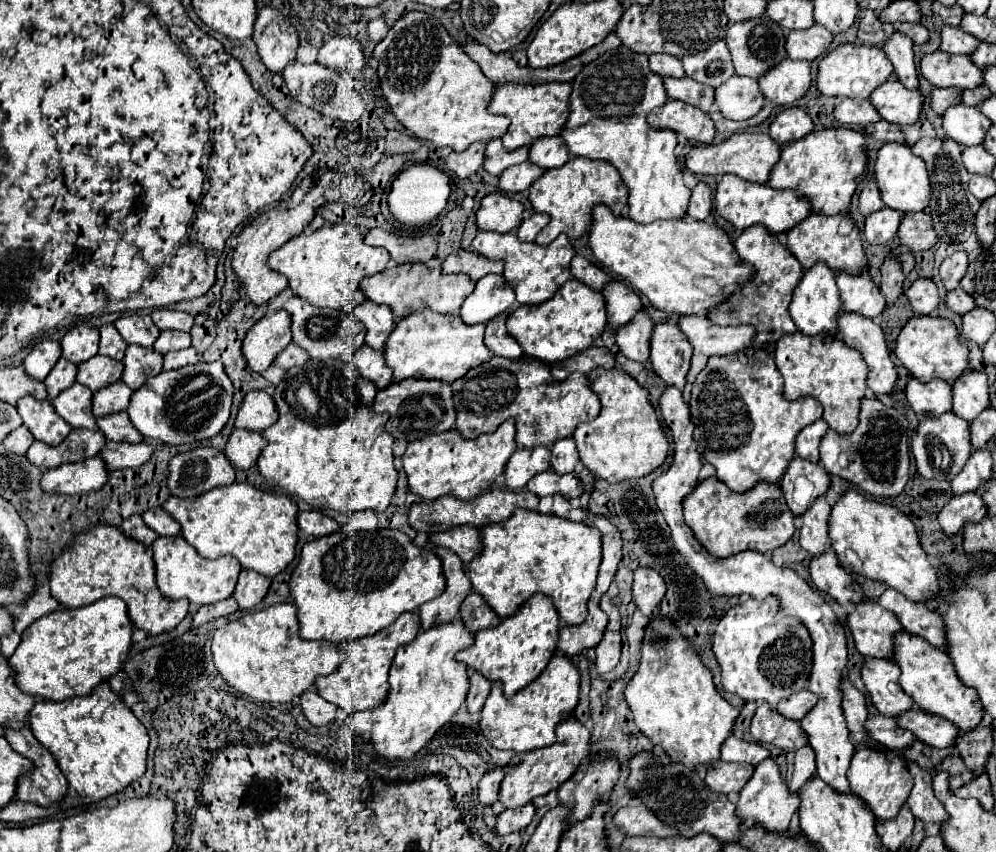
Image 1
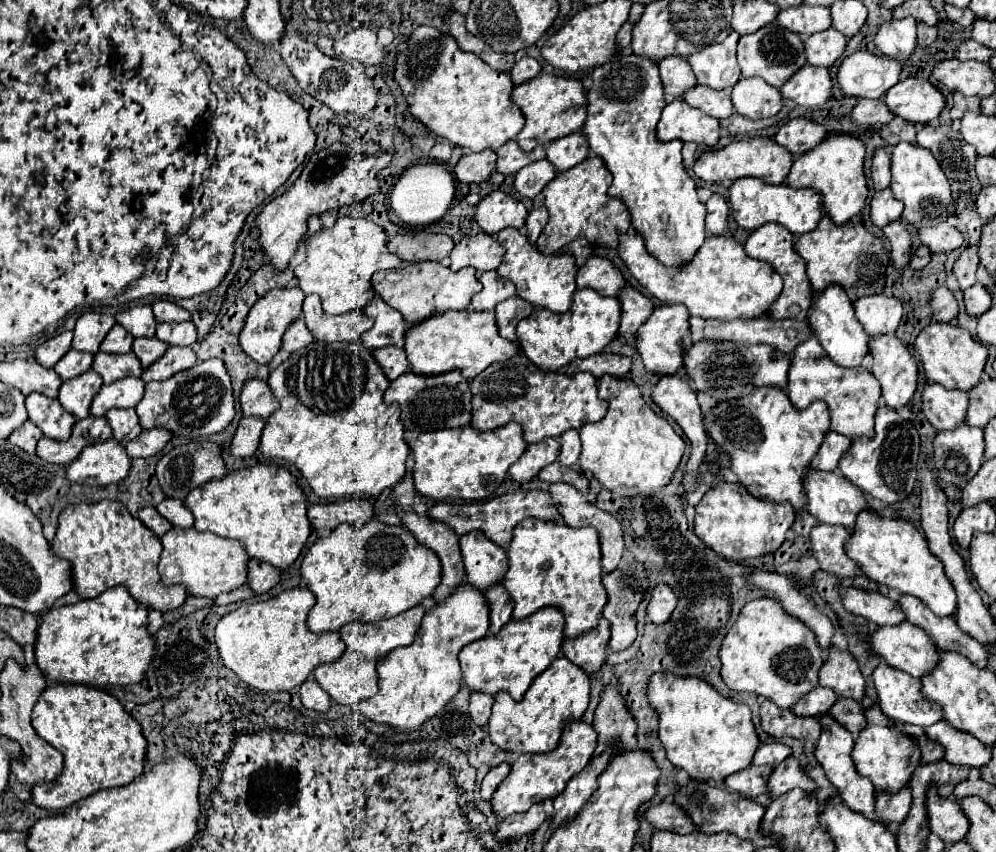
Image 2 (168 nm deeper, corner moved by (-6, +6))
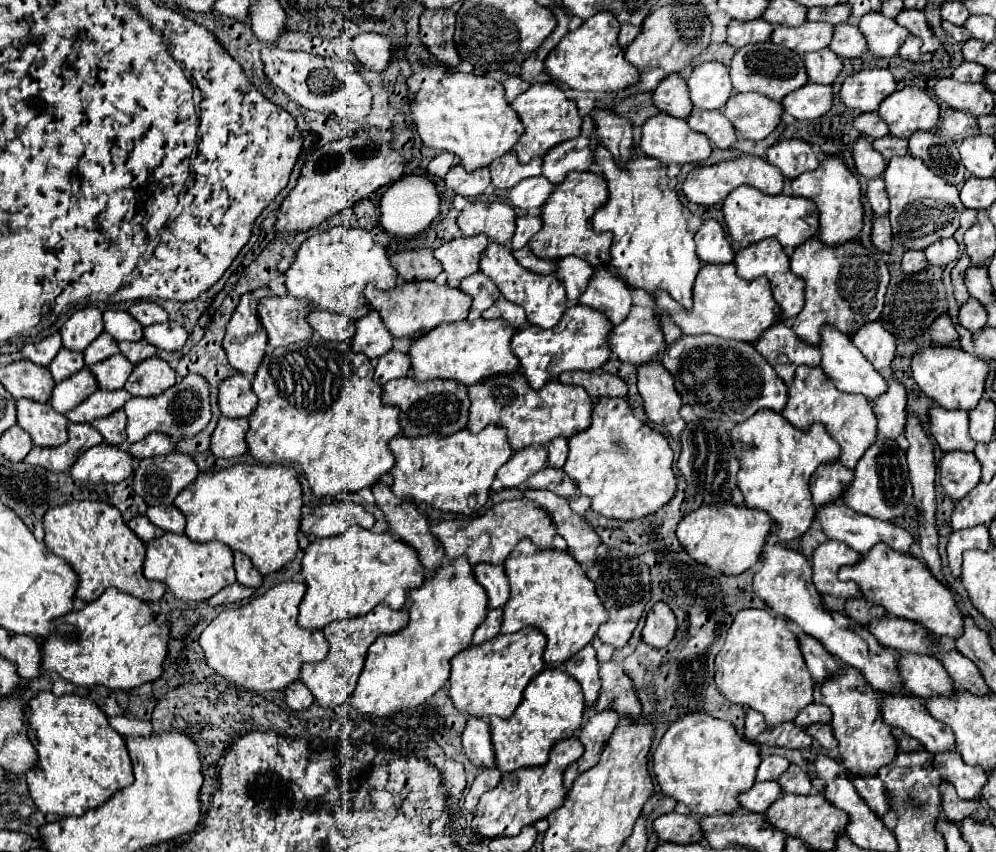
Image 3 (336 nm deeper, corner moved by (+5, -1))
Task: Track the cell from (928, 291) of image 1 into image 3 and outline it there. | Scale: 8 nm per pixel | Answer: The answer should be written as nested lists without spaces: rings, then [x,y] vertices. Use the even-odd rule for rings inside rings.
[[[944,313],[930,325],[930,337],[936,345],[952,345],[958,339],[958,333],[950,321],[950,317]]]

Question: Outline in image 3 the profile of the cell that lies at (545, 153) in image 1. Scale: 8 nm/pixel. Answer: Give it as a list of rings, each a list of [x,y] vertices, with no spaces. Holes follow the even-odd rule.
[[[588,137],[568,139],[568,143],[560,143],[560,147],[552,147],[548,155],[544,155],[544,177],[552,183],[562,183],[570,171],[588,171],[592,163],[590,153],[592,141]]]

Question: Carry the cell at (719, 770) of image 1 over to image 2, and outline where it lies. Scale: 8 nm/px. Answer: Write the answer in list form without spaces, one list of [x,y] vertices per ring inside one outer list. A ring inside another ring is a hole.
[[[751,766],[743,772],[735,772],[735,776],[725,780],[725,786],[729,786],[731,790],[747,796],[747,798],[755,798],[761,794],[767,794],[767,782],[771,776],[773,768],[771,766]]]

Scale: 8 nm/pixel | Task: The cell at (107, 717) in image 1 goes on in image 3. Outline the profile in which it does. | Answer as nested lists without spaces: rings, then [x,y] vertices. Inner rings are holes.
[[[40,691],[26,703],[24,723],[40,757],[38,769],[26,774],[28,791],[42,813],[80,817],[132,783],[126,741],[110,727],[108,717],[96,703],[78,695],[54,697],[52,691]]]

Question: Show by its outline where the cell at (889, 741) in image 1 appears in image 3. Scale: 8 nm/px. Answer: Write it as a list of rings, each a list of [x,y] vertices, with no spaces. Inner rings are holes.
[[[814,723],[812,727],[806,727],[806,733],[812,735],[812,737],[814,737],[814,739],[824,747],[824,749],[828,749],[828,751],[838,747],[830,723]]]

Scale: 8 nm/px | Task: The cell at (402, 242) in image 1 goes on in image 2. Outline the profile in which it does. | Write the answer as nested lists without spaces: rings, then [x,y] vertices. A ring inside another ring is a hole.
[[[429,232],[395,236],[387,244],[389,252],[399,256],[403,262],[421,262],[421,260],[441,262],[445,256],[449,256],[453,246],[455,244],[447,234],[429,234]]]

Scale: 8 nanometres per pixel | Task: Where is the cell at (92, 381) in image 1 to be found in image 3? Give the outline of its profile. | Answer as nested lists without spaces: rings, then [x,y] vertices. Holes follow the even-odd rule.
[[[120,353],[114,355],[112,359],[104,359],[88,367],[88,371],[92,371],[92,375],[96,377],[100,389],[122,389],[132,369],[134,365]]]

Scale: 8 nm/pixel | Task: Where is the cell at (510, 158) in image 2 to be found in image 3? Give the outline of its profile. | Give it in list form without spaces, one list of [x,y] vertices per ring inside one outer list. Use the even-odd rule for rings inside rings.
[[[510,151],[508,155],[496,159],[490,163],[490,175],[492,175],[492,185],[500,189],[510,189],[518,181],[534,175],[542,175],[542,159],[532,159],[532,163],[522,165],[516,155]]]

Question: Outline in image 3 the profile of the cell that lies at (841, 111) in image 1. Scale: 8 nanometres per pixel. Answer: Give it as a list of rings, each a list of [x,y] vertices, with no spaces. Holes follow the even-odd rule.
[[[874,111],[874,113],[860,113],[854,117],[852,125],[862,133],[862,135],[870,135],[872,139],[878,139],[878,137],[884,137],[888,135],[888,127],[884,123],[884,119],[880,119],[880,115]]]

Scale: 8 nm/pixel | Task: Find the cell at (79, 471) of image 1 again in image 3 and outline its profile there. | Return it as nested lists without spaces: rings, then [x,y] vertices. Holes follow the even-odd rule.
[[[100,443],[78,457],[70,475],[82,483],[120,483],[132,475],[132,455],[126,449]]]

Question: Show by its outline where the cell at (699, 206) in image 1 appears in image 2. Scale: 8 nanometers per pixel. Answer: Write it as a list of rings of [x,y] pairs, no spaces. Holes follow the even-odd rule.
[[[713,194],[707,202],[707,232],[711,236],[723,236],[729,230],[727,216],[729,216],[729,206],[725,198]]]

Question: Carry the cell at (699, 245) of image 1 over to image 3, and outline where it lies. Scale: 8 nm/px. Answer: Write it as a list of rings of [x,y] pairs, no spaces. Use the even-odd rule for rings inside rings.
[[[704,263],[696,275],[692,289],[692,309],[680,307],[666,291],[654,291],[656,307],[662,315],[666,315],[672,323],[676,323],[686,335],[702,335],[710,333],[722,339],[736,339],[754,343],[764,329],[778,323],[780,307],[772,297],[770,283],[766,277],[758,277],[746,281],[736,275],[736,267],[732,263]]]

